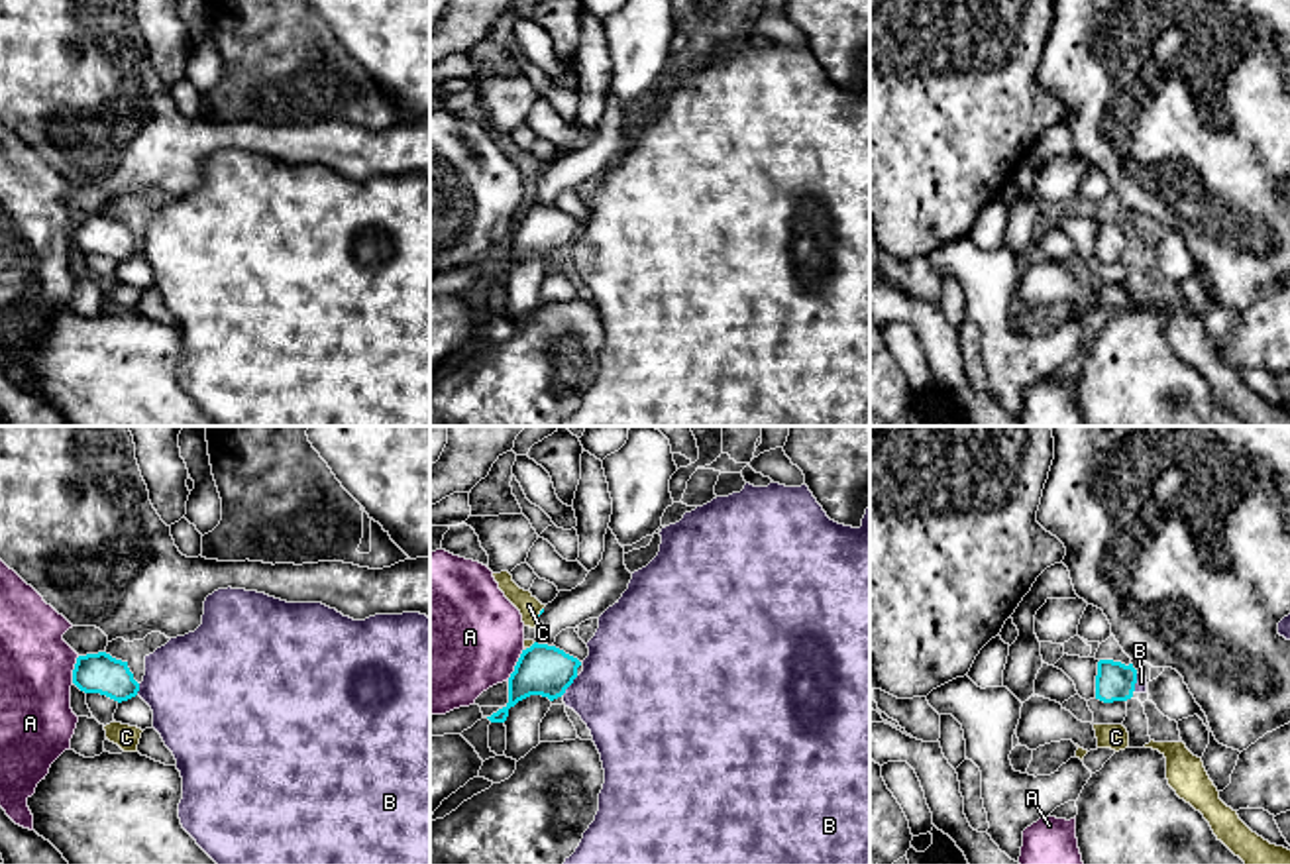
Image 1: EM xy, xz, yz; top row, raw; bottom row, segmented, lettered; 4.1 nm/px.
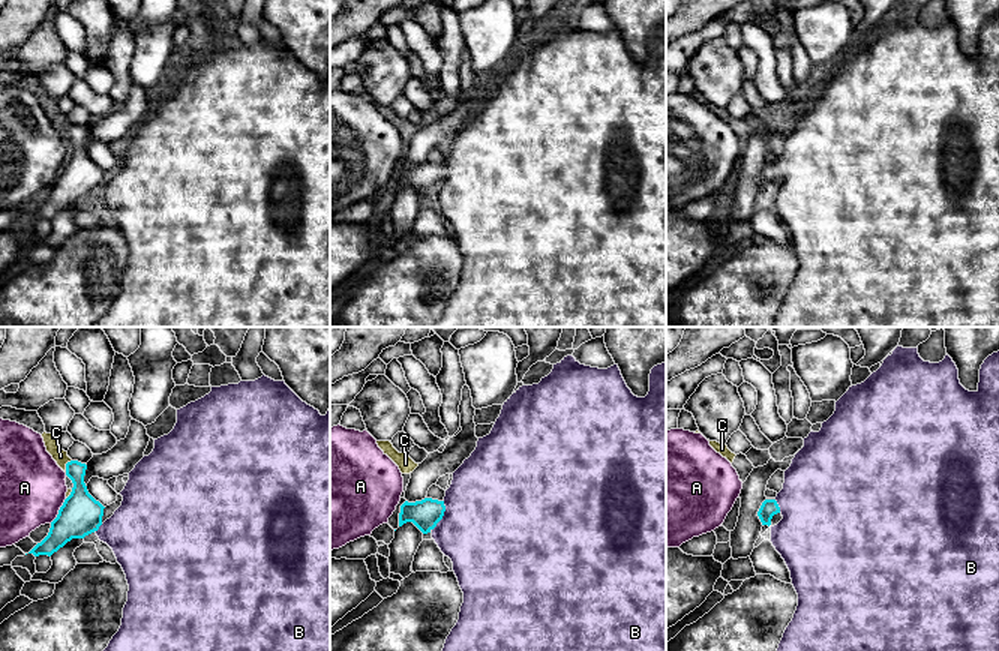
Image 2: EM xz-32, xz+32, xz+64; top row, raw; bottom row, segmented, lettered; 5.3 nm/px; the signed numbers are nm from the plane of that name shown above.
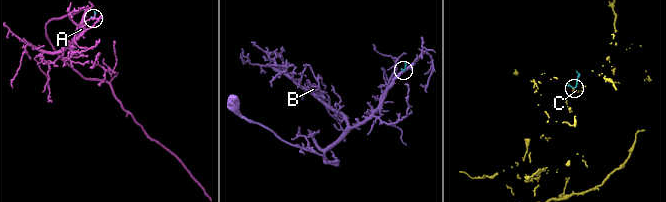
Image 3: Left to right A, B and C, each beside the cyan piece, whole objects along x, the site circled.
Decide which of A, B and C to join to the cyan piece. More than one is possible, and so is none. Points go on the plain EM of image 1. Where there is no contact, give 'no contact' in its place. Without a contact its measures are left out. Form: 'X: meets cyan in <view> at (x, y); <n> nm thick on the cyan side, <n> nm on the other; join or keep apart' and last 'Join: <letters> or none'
A: meets cyan in xz at (517, 224); 220 nm thick on the cyan side, 460 nm on the other; keep apart
B: meets cyan in xz at (570, 244); 220 nm thick on the cyan side, 440 nm on the other; join
C: meets cyan in xz at (540, 171); 20 nm thick on the cyan side, 90 nm on the other; keep apart
Join: B

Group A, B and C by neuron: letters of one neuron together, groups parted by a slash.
A / B / C

